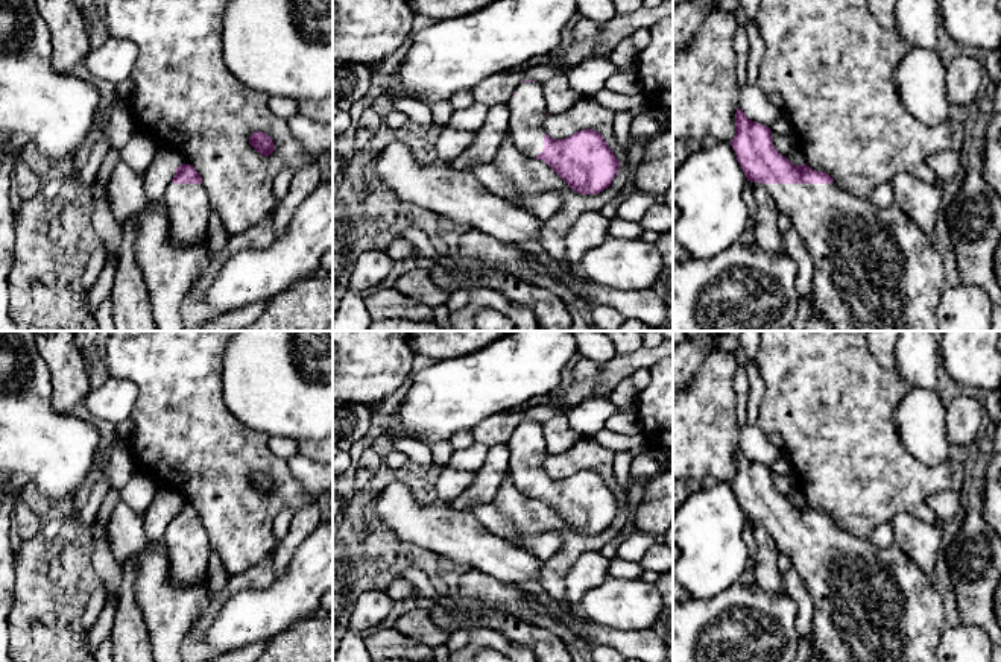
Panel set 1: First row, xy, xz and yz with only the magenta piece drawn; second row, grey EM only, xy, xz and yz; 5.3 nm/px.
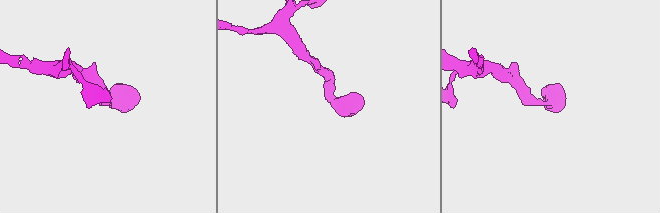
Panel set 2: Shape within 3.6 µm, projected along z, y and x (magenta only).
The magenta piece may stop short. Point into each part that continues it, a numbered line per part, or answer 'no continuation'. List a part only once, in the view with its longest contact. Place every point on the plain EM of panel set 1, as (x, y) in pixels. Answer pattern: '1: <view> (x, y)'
1: yz (869, 605)

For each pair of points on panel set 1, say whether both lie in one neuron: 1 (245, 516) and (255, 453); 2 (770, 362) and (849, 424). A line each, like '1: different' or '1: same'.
1: same
2: same

